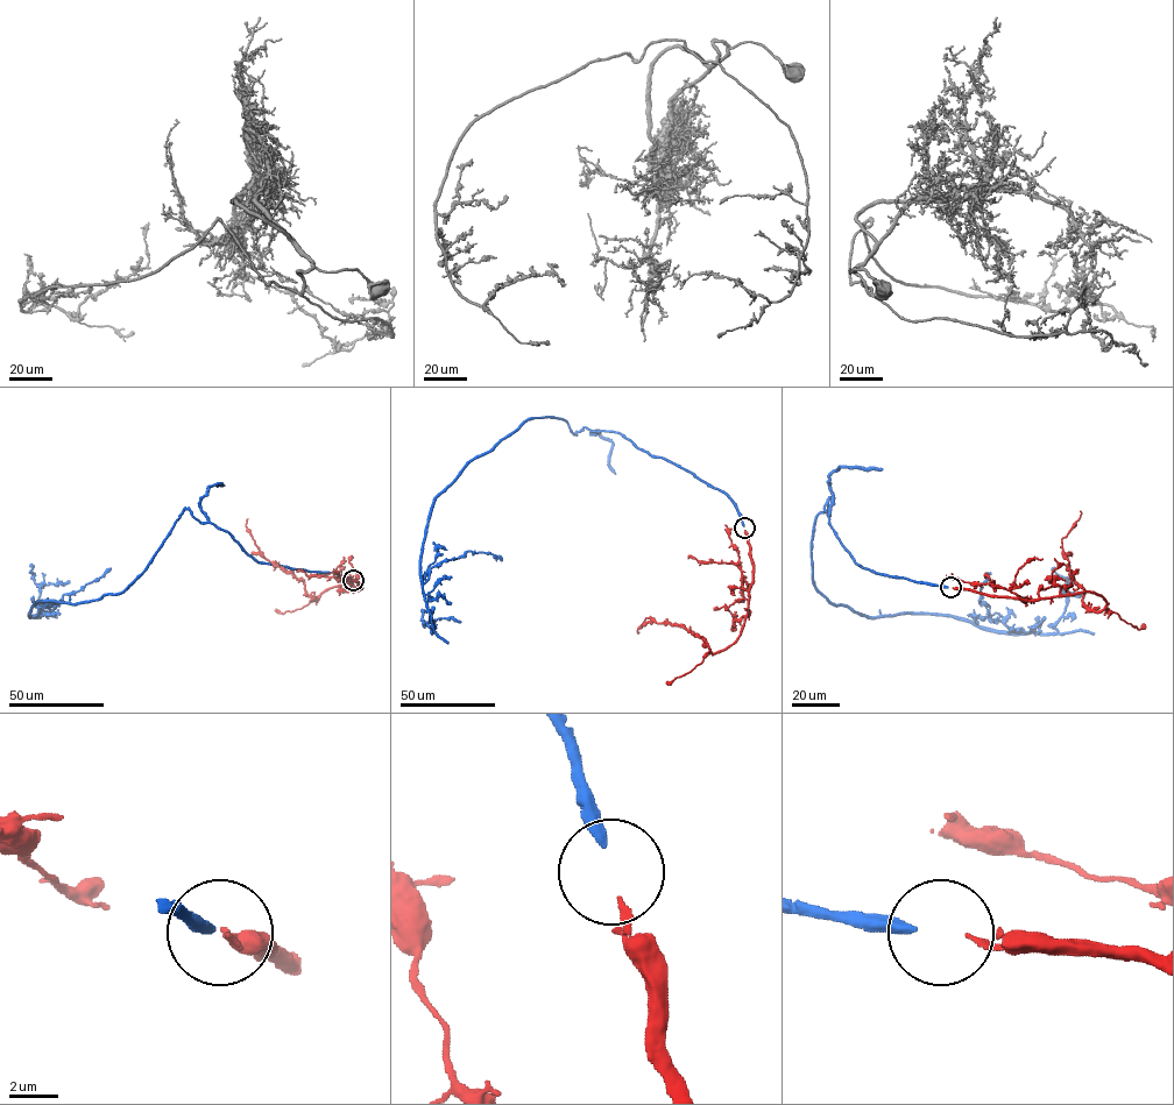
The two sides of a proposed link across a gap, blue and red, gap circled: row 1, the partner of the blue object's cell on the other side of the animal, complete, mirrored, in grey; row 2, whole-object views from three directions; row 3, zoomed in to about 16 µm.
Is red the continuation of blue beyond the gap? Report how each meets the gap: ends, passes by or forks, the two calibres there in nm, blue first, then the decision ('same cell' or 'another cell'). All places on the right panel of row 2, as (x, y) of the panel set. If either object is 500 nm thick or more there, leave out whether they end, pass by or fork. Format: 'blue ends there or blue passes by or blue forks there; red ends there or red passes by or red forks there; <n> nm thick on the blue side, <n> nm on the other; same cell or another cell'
blue ends there; red passes by; 400 nm thick on the blue side, 140 nm on the other; same cell

